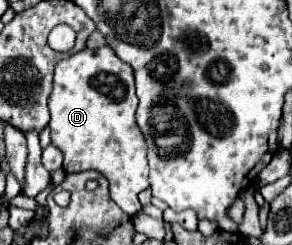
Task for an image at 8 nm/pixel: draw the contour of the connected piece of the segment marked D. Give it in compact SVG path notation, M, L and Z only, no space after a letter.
M102 46L98 50L80 50L70 58L64 58L56 64L54 70L54 88L50 94L50 136L52 144L64 154L64 170L66 172L84 172L98 170L110 182L110 194L114 202L124 208L126 214L134 216L142 204L138 202L138 194L150 186L148 182L148 162L146 162L146 142L136 124L134 112L138 106L136 88L134 88L134 72L122 62L110 46Z

